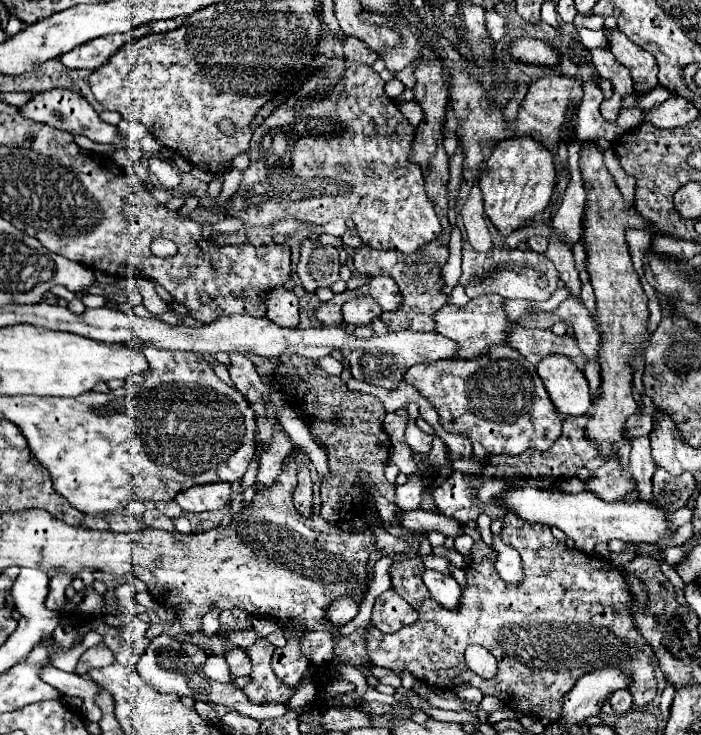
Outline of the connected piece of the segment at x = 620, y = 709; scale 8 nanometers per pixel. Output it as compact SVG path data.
M626 688L618 690L618 692L614 692L610 696L610 704L612 704L612 710L614 710L616 716L626 714L626 712L632 710L632 696L630 696L630 692Z

